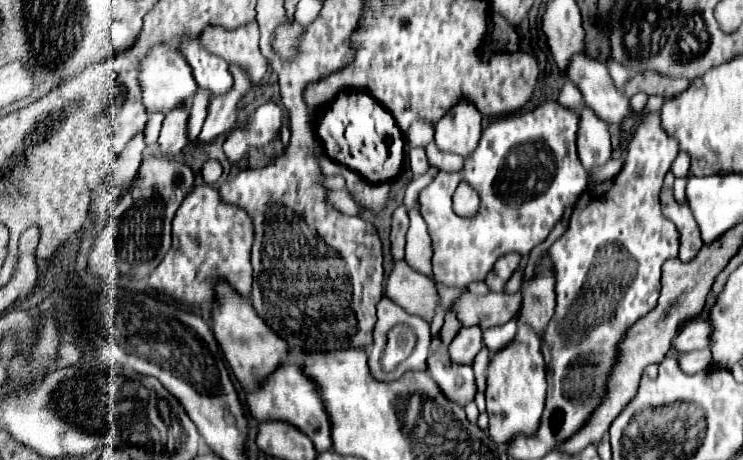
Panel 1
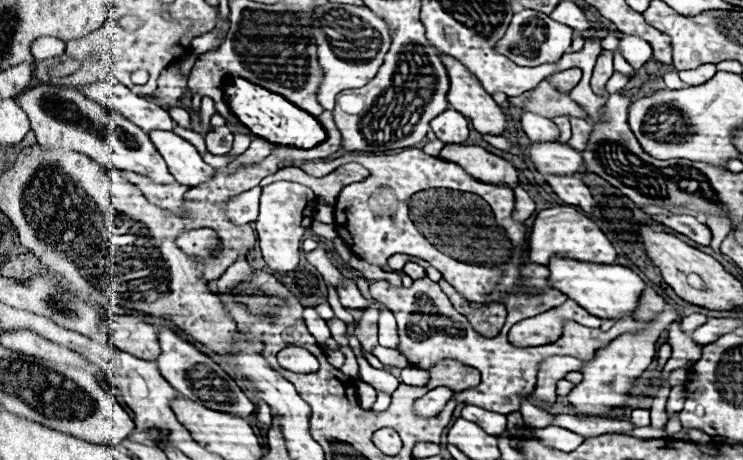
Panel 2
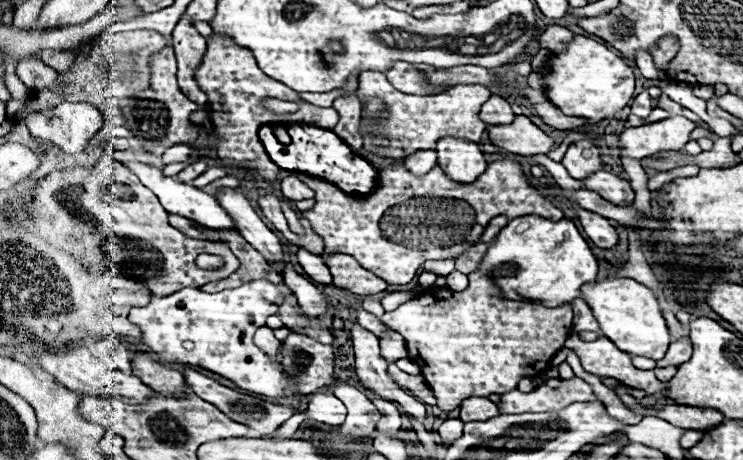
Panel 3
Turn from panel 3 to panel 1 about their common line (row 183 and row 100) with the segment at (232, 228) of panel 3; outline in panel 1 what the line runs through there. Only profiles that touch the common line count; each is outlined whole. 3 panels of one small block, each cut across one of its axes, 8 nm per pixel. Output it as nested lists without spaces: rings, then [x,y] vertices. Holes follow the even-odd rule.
[[[156,44],[146,52],[138,64],[138,86],[142,90],[142,104],[148,114],[164,112],[168,114],[176,104],[186,102],[196,92],[196,82],[192,78],[190,66],[186,64],[184,56],[174,50],[172,44]]]

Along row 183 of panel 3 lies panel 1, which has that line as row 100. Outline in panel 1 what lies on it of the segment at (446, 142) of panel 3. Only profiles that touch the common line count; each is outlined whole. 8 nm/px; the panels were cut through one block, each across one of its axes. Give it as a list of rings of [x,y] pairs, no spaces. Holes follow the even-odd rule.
[[[458,100],[450,112],[434,126],[436,128],[436,146],[444,152],[454,152],[468,156],[482,132],[482,114],[472,100]]]

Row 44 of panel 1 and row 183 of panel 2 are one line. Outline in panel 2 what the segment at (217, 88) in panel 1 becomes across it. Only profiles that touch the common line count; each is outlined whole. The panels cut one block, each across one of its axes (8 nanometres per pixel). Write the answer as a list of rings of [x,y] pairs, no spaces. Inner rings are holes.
[[[154,130],[150,132],[150,140],[166,160],[168,170],[178,184],[192,188],[216,176],[216,170],[202,162],[196,148],[178,134],[168,130]]]

